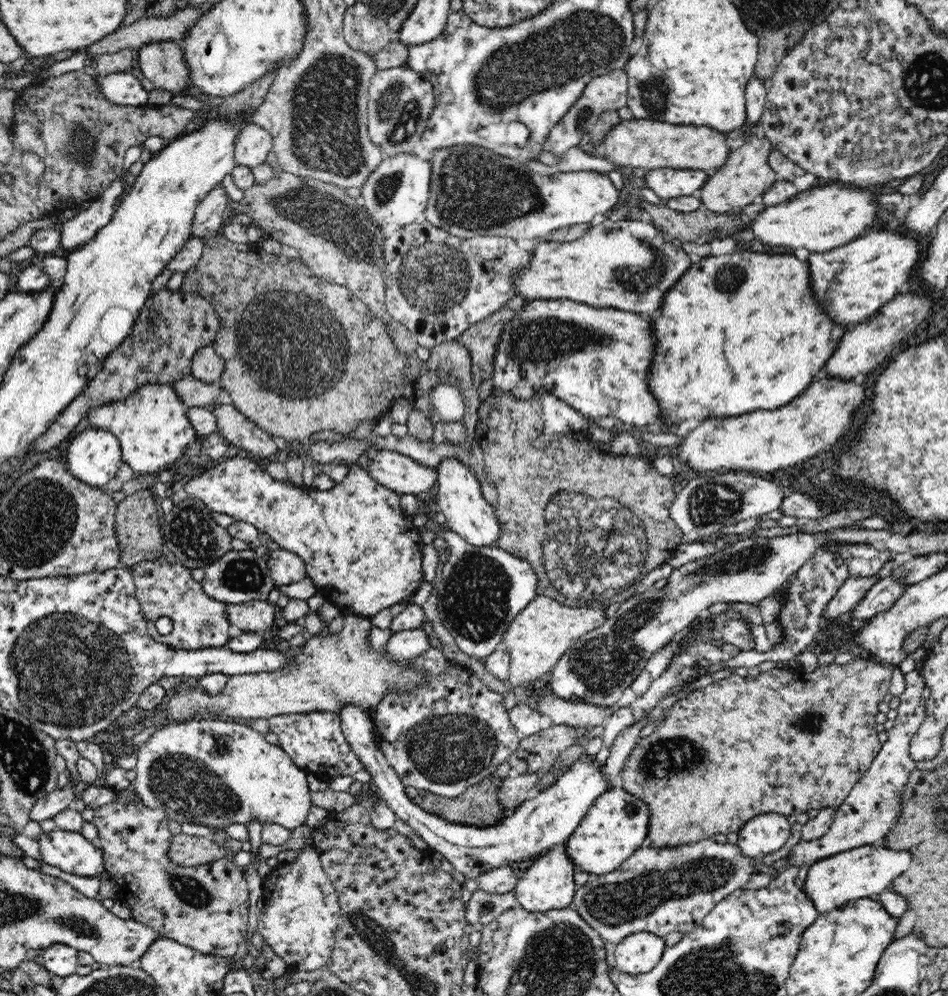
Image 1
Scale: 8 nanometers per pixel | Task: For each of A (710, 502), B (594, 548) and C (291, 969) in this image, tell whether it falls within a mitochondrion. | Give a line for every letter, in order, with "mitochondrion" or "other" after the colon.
A: mitochondrion
B: mitochondrion
C: other

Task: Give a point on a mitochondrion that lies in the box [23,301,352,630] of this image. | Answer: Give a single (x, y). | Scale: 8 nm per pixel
(190, 533)

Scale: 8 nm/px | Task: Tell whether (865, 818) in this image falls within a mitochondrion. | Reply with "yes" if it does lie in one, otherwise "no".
no

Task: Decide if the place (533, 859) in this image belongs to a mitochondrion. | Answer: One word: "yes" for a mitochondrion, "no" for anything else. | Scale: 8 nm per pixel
no

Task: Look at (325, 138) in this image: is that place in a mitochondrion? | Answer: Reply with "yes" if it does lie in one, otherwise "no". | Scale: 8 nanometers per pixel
yes

